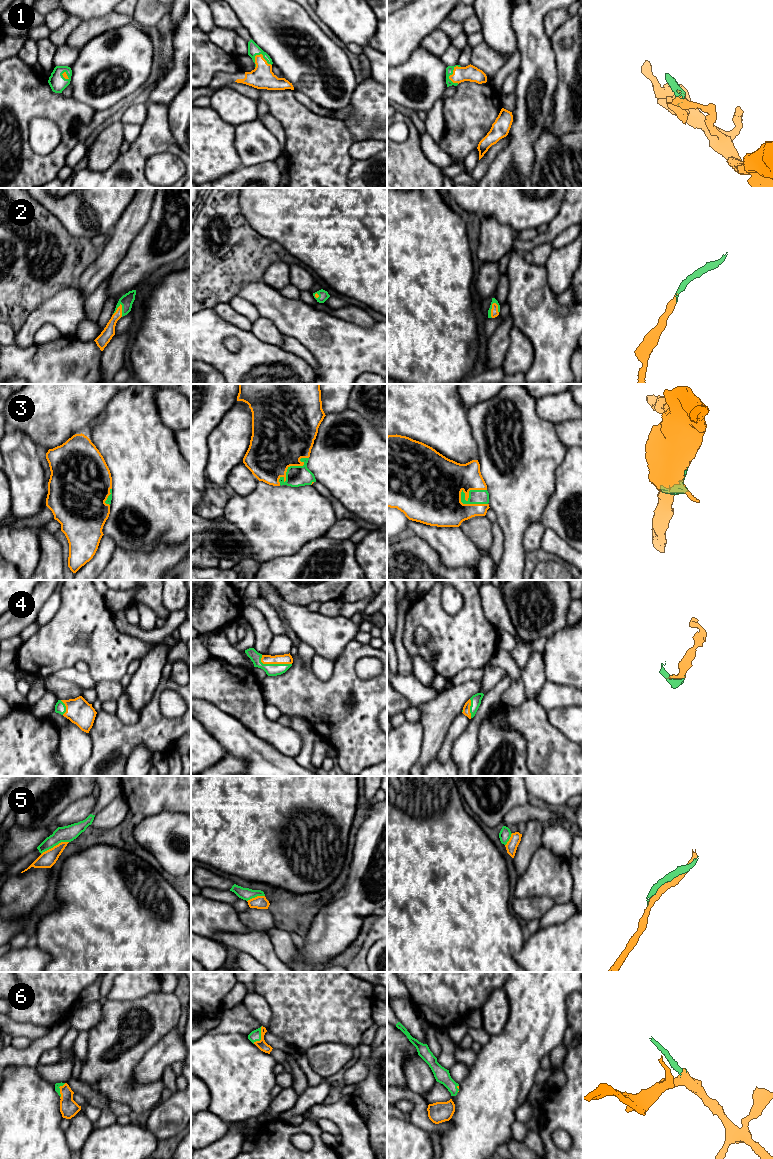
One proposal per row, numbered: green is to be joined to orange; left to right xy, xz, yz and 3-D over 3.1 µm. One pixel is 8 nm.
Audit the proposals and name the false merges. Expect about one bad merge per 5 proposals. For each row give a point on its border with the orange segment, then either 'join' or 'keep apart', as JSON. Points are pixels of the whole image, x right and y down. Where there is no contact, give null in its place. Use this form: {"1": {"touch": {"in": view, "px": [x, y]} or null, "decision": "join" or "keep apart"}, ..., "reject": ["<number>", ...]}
{"1": {"touch": {"in": "xz", "px": [262, 57]}, "decision": "join"}, "2": {"touch": {"in": "yz", "px": [491, 309]}, "decision": "join"}, "3": {"touch": {"in": "yz", "px": [470, 504]}, "decision": "join"}, "4": {"touch": {"in": "xz", "px": [275, 663]}, "decision": "join"}, "5": {"touch": {"in": "xy", "px": [54, 846]}, "decision": "keep apart"}, "6": {"touch": {"in": "xz", "px": [261, 1036]}, "decision": "join"}, "reject": ["5"]}

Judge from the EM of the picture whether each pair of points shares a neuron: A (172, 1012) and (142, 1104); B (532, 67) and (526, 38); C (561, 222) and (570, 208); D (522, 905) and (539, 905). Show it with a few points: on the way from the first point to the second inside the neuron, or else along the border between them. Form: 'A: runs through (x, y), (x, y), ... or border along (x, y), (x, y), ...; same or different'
A: runs through (150, 1035), (123, 1063), (123, 1082); same
B: runs through (532, 60), (532, 45); same
C: runs through (564, 219), (570, 211); same
D: runs through (526, 905), (535, 905); same

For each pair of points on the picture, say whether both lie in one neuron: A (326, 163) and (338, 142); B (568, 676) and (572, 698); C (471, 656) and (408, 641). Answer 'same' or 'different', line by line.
A: same
B: different
C: same

